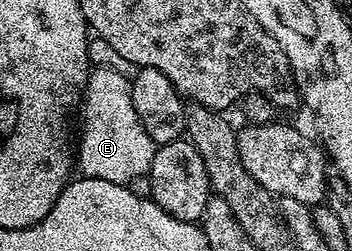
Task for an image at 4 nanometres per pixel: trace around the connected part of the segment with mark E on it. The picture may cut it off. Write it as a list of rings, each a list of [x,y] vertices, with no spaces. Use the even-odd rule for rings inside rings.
[[[94,66],[90,70],[83,92],[85,128],[75,151],[75,159],[84,178],[128,185],[135,177],[149,174],[158,144],[147,137],[143,121],[139,121],[139,113],[135,113],[135,101],[131,101],[132,88],[132,78],[115,69]]]

